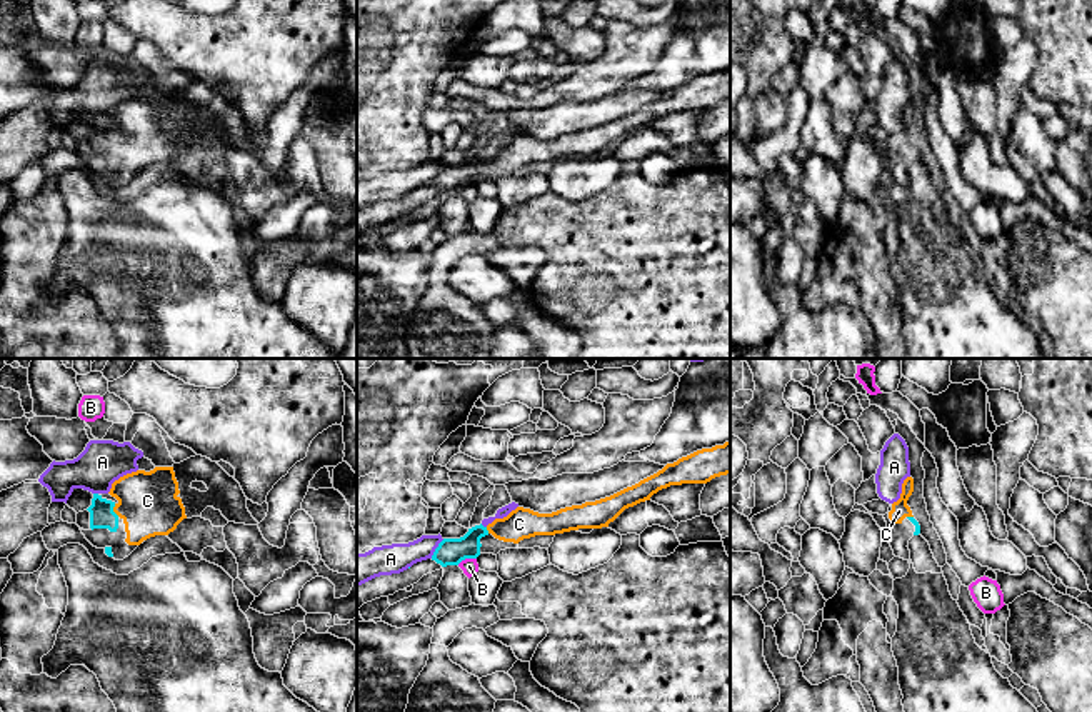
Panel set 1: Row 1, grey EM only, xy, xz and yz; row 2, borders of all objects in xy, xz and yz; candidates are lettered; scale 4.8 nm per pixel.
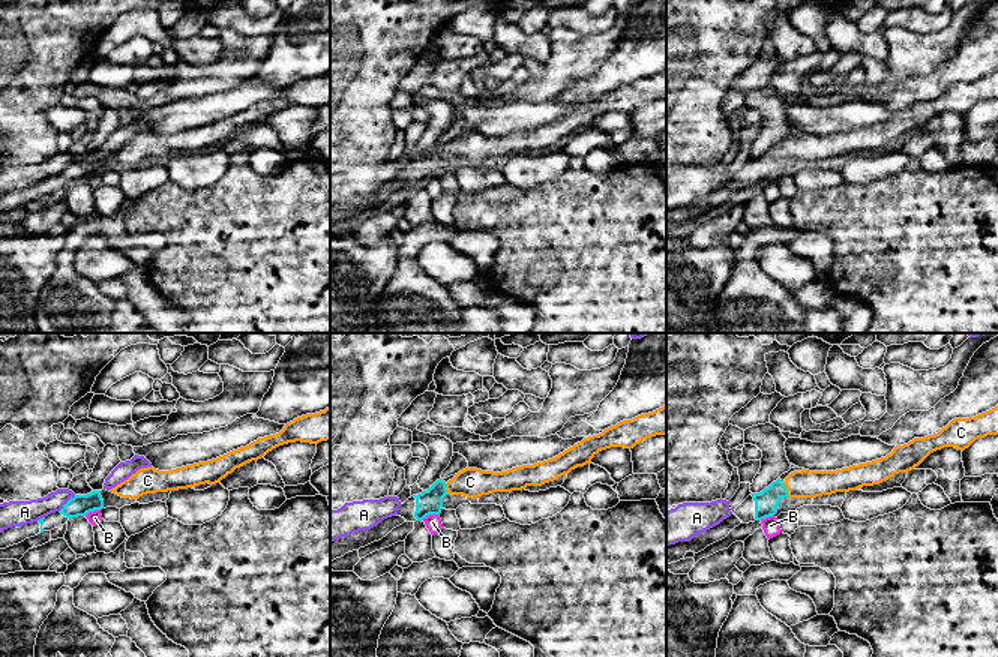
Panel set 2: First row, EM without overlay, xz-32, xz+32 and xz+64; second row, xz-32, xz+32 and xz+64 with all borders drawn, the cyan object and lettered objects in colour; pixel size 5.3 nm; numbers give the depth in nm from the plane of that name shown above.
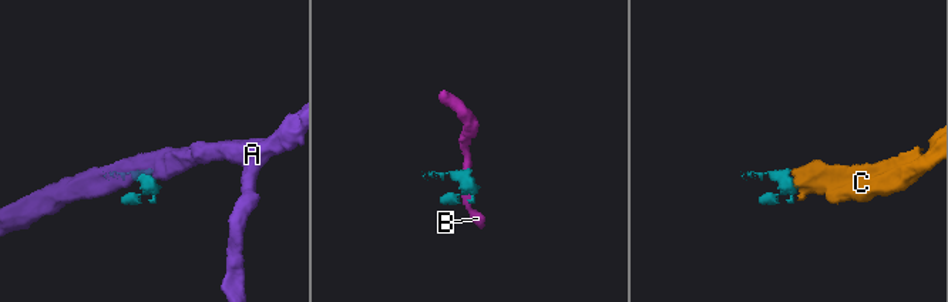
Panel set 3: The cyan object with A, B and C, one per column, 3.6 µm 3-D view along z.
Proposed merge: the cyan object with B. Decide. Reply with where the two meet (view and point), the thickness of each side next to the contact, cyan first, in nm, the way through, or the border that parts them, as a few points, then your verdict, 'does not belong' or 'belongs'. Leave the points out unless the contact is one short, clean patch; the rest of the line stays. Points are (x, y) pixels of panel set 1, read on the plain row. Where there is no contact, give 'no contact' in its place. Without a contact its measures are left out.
contact xz (465, 184); calibres 130 and 80 nm; border xz (475, 184), (465, 184), (457, 190); does not belong

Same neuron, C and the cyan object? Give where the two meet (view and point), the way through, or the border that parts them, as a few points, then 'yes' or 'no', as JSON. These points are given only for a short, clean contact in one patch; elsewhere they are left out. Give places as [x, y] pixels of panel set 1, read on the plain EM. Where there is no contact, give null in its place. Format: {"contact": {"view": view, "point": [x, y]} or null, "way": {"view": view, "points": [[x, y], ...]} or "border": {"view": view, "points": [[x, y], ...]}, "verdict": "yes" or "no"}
{"contact": {"view": "xy", "point": [112, 137]}, "way": {"view": "xy", "points": [[102, 142], [112, 137], [134, 134], [147, 127]]}, "verdict": "yes"}

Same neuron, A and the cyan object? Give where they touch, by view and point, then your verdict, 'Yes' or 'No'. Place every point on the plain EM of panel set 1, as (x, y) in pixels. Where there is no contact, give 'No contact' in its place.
Touches cyan at xz (435, 175). No

